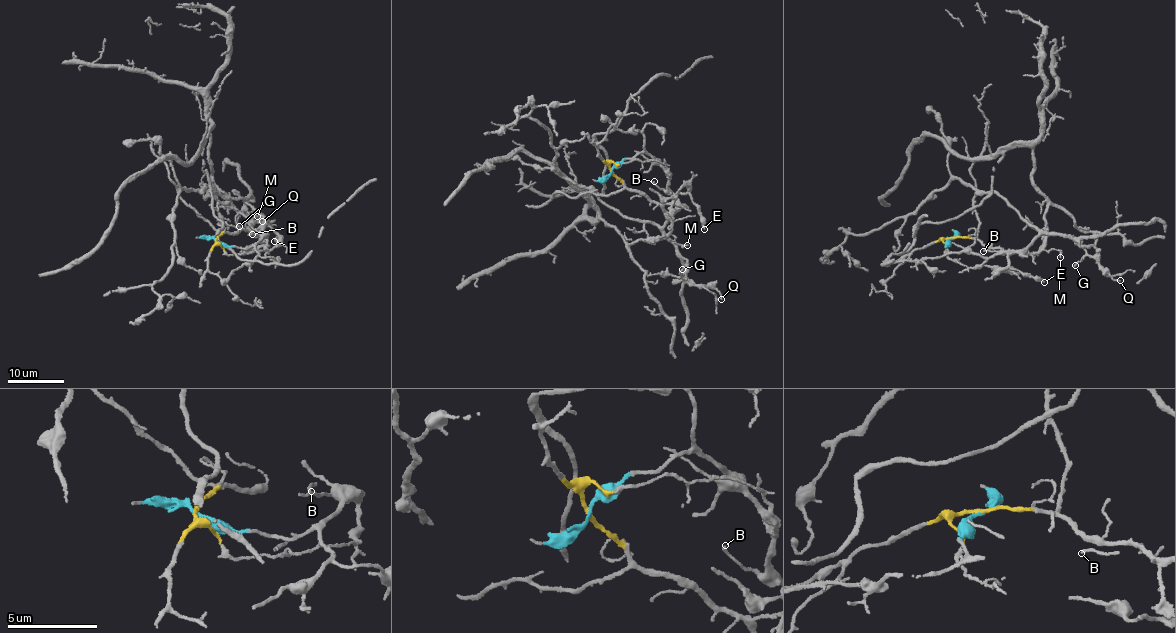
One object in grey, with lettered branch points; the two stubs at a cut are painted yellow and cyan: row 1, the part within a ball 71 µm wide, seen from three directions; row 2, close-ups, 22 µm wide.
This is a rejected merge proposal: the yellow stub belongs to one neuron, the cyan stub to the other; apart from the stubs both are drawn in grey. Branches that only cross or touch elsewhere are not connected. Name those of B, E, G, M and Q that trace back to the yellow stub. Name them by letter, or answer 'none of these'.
M

